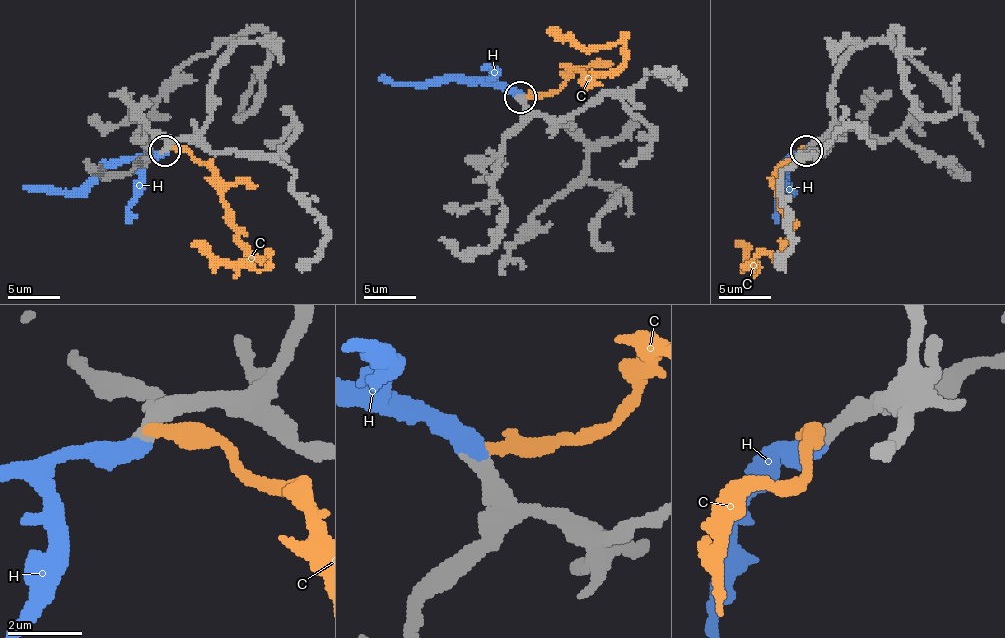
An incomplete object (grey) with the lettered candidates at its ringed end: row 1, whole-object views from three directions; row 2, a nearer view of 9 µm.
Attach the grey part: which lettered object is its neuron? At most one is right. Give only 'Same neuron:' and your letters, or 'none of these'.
Same neuron: H

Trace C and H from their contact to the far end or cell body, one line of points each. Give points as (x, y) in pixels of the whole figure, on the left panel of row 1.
C: (168, 149), (207, 162), (233, 230), (270, 259), (262, 270), (220, 264), (191, 243)
H: (165, 151), (120, 159), (78, 188), (28, 191), (23, 185)

